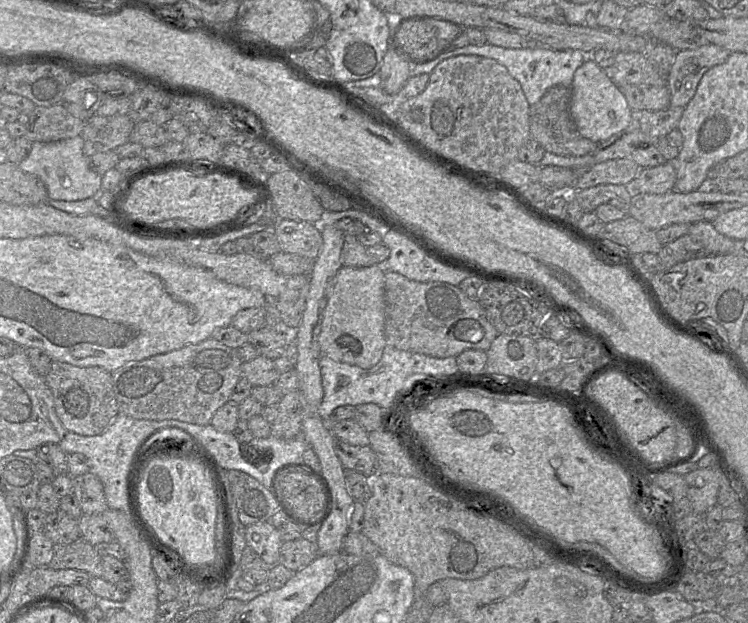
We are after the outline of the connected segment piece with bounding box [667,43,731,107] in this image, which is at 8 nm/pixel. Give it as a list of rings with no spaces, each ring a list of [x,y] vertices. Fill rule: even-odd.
[[[712,43],[696,49],[678,50],[667,76],[670,107],[685,107],[696,93],[703,75],[713,66],[727,61],[731,51]]]

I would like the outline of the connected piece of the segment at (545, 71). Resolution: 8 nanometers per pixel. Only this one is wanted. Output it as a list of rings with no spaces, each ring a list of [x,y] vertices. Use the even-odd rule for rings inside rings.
[[[486,43],[483,46],[467,45],[457,48],[451,52],[441,54],[435,60],[425,64],[413,65],[410,71],[410,77],[420,74],[429,74],[442,61],[460,55],[476,55],[480,57],[496,60],[503,65],[509,74],[519,82],[523,93],[530,105],[537,103],[548,89],[556,85],[571,87],[575,71],[583,65],[587,57],[591,54],[586,54],[582,50],[567,49],[554,50],[549,47],[531,46],[529,48],[503,48],[496,45]]]

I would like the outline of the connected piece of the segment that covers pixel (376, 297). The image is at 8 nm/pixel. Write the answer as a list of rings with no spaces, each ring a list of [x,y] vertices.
[[[383,265],[368,267],[343,266],[333,279],[333,288],[324,309],[321,331],[318,341],[321,355],[343,363],[356,365],[362,369],[375,366],[388,345],[385,327],[385,269]]]

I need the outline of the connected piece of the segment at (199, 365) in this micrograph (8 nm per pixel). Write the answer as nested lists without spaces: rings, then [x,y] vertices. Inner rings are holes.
[[[213,338],[144,360],[128,362],[110,372],[119,412],[135,419],[172,419],[196,425],[211,424],[216,411],[230,401],[241,378],[242,363],[236,348]]]

